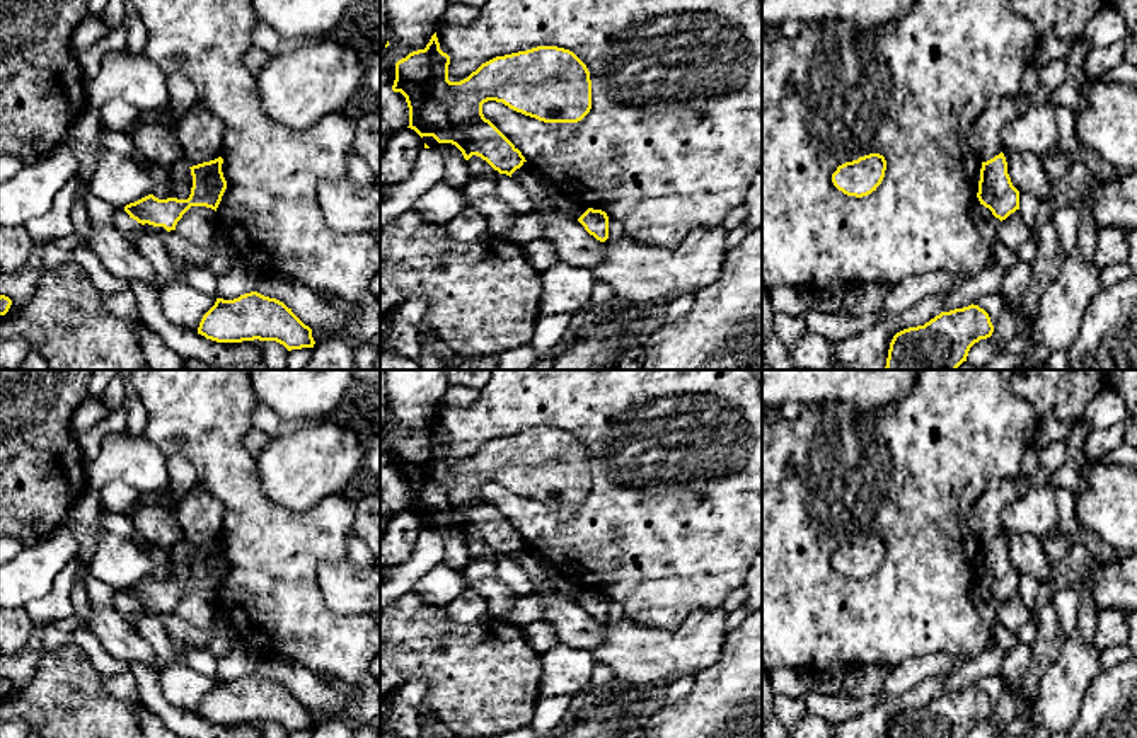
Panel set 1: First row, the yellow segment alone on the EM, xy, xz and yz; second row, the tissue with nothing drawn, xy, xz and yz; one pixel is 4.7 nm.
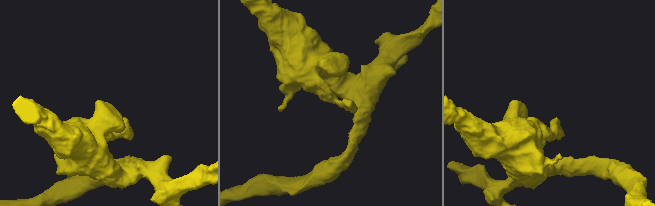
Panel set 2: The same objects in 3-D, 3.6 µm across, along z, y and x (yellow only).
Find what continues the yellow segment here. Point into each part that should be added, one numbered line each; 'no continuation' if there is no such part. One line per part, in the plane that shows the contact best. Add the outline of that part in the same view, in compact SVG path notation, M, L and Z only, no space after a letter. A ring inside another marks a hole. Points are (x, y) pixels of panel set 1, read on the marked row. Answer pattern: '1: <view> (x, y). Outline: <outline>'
no continuation

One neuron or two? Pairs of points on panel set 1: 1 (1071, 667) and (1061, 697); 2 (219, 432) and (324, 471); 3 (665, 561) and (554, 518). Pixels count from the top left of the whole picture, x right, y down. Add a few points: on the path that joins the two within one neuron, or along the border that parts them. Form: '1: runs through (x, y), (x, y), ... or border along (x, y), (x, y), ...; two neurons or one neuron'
1: runs through (1071, 674), (1062, 691); one neuron
2: border along (254, 457), (259, 484), (266, 496); two neurons
3: runs through (638, 541), (582, 541); one neuron

